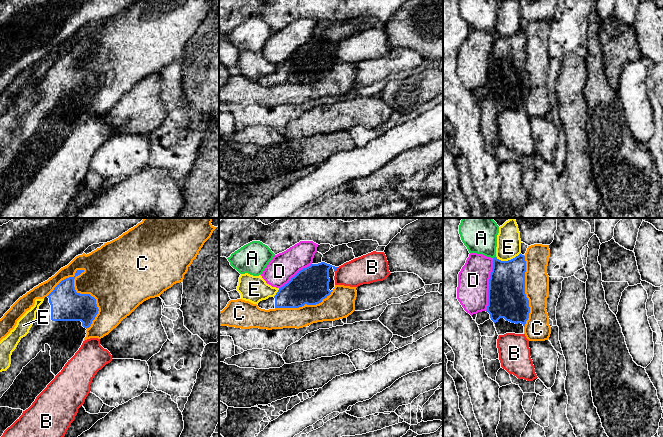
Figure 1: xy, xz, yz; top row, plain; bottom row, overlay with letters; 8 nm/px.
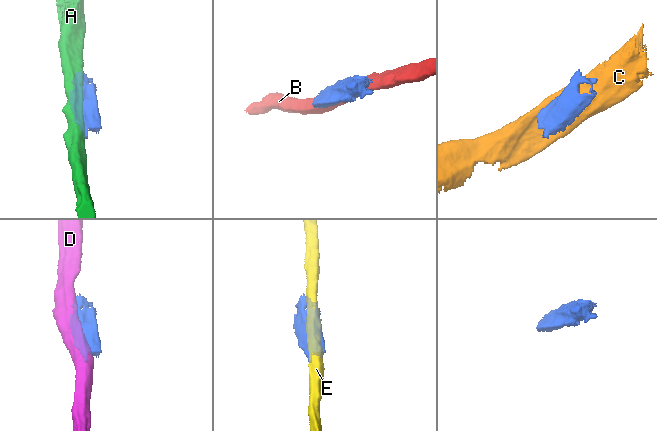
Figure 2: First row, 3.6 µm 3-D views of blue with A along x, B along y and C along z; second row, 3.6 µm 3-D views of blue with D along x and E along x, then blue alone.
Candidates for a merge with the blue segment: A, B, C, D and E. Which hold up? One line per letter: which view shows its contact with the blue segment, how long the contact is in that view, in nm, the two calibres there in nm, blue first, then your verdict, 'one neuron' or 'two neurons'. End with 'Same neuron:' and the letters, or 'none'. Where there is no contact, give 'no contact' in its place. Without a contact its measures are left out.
A: contact in yz; length 40 nm; calibres 280 and 300 nm; two neurons
B: contact in xz; length 50 nm; calibres 300 and 220 nm; two neurons
C: contact in xy; length 480 nm; calibres 260 and 480 nm; two neurons
D: contact in yz; length 420 nm; calibres 300 and 260 nm; two neurons
E: contact in yz; length 200 nm; calibres 300 and 190 nm; two neurons
Same neuron: none

